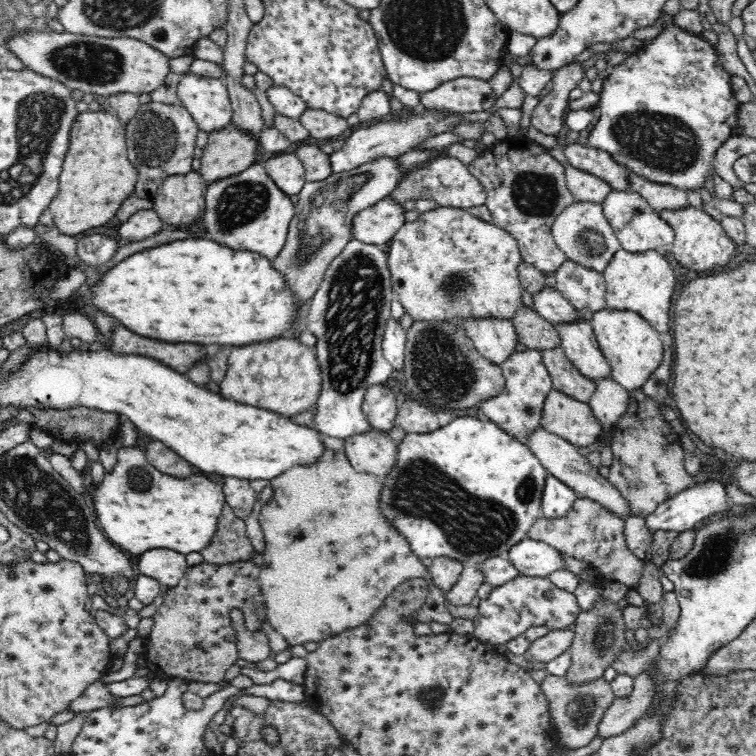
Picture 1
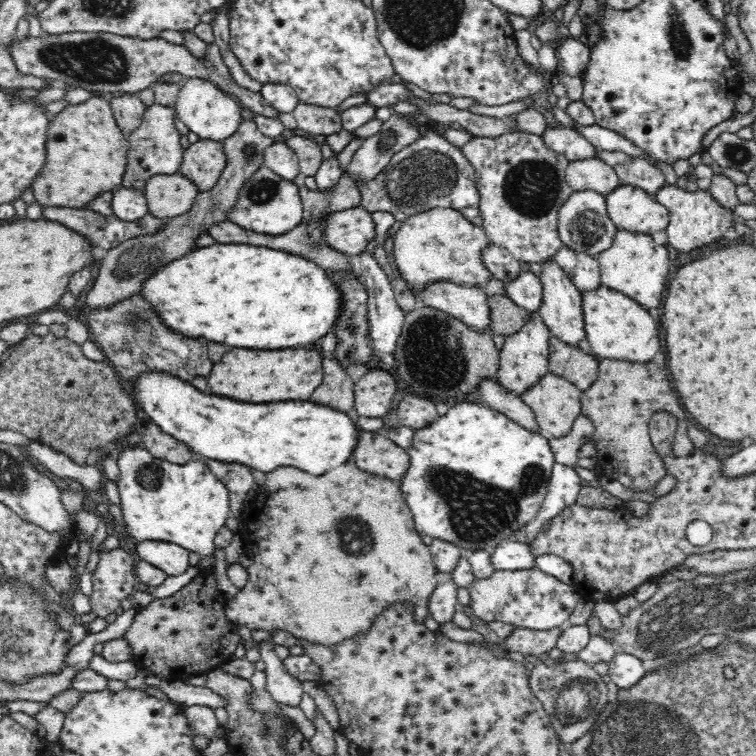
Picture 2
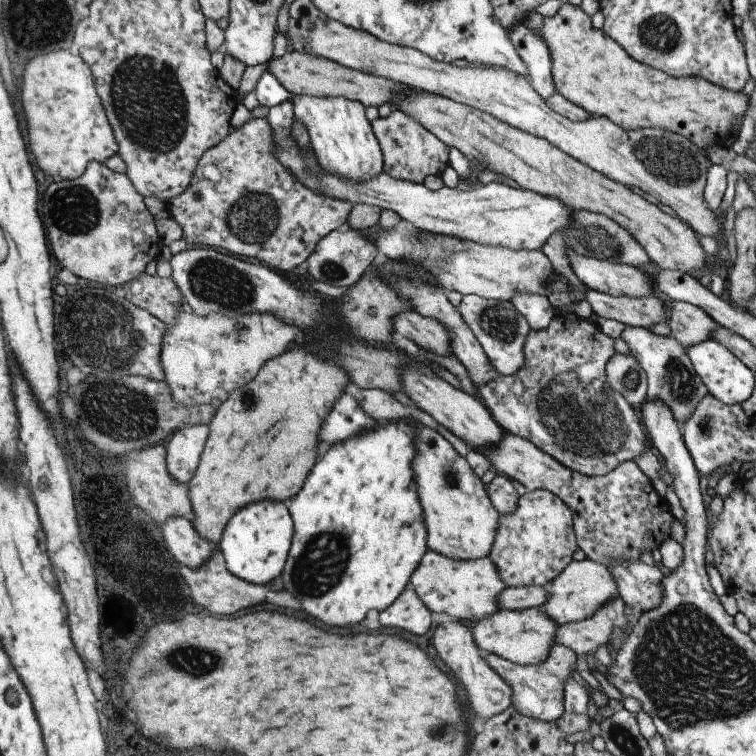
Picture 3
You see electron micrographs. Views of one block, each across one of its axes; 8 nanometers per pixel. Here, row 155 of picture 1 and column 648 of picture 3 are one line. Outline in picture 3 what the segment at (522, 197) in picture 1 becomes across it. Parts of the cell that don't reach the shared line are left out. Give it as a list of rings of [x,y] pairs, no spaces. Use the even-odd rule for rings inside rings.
[[[506,432],[494,450],[488,454],[482,450],[482,454],[498,474],[518,480],[530,492],[549,490],[566,503],[573,514],[577,545],[586,559],[604,566],[649,561],[652,550],[658,550],[670,538],[675,519],[670,504],[656,492],[651,480],[634,461],[620,464],[606,476],[586,476],[562,466],[528,439]]]

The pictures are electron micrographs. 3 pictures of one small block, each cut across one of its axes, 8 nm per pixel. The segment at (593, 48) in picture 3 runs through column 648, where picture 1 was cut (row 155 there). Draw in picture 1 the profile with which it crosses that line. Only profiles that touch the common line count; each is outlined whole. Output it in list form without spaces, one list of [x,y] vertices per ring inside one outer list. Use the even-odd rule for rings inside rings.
[[[107,107],[99,112],[82,112],[70,130],[70,144],[64,156],[59,188],[48,211],[55,226],[66,236],[75,236],[102,226],[115,217],[126,198],[134,195],[139,177],[127,155],[125,125]]]

